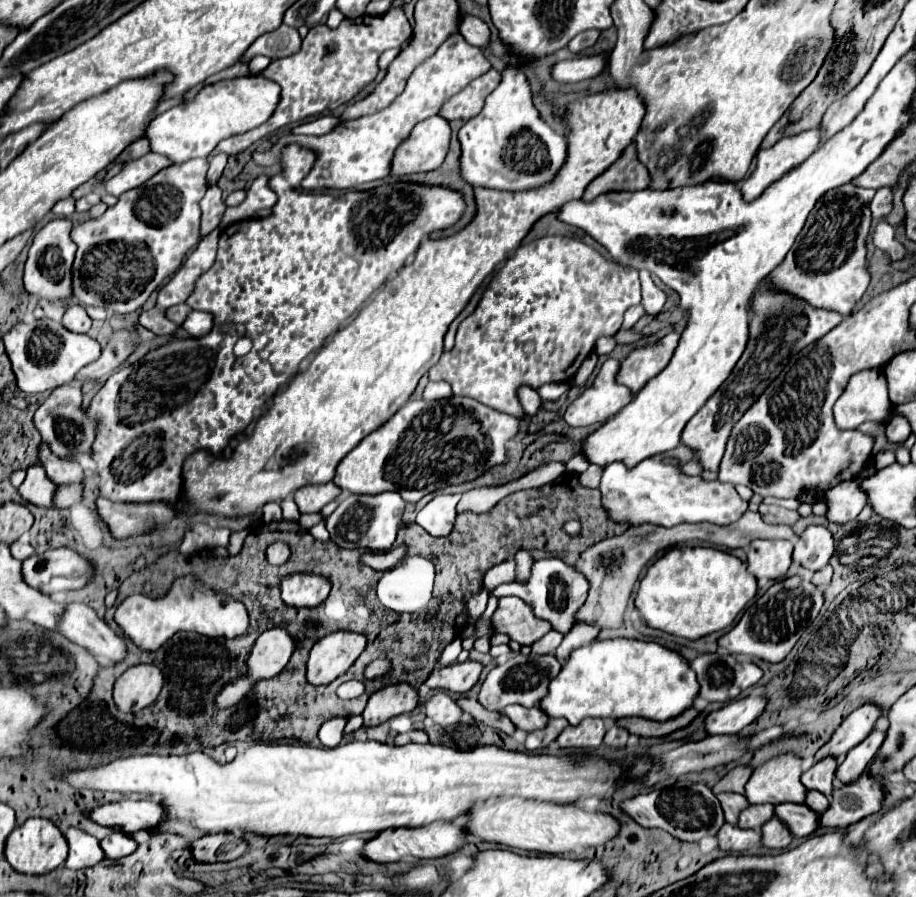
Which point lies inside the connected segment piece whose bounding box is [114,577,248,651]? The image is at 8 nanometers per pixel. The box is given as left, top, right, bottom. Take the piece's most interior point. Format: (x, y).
(148, 623)

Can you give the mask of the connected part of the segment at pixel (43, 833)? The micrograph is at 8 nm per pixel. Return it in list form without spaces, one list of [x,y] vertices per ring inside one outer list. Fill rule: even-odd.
[[[40,817],[28,819],[24,825],[16,827],[6,841],[6,859],[18,873],[42,875],[56,869],[60,863],[66,861],[66,857],[68,857],[68,843],[60,833],[60,829],[48,819]]]

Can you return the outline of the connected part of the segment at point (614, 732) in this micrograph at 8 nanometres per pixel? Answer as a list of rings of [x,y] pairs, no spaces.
[[[610,727],[606,737],[604,737],[604,743],[610,745],[610,747],[624,747],[626,741],[628,741],[628,731],[622,729],[622,727]]]

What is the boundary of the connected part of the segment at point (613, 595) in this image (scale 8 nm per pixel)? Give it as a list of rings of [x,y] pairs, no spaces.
[[[634,525],[634,529],[628,529],[622,535],[606,537],[590,545],[590,549],[586,549],[584,553],[580,553],[574,567],[582,571],[582,575],[590,581],[590,591],[588,591],[586,603],[582,605],[582,609],[578,609],[576,621],[592,623],[600,629],[622,627],[626,605],[634,589],[634,583],[638,581],[640,571],[646,567],[646,563],[652,557],[656,557],[658,551],[678,543],[678,535],[680,535],[678,529],[666,529],[658,525],[656,527],[654,525]]]

